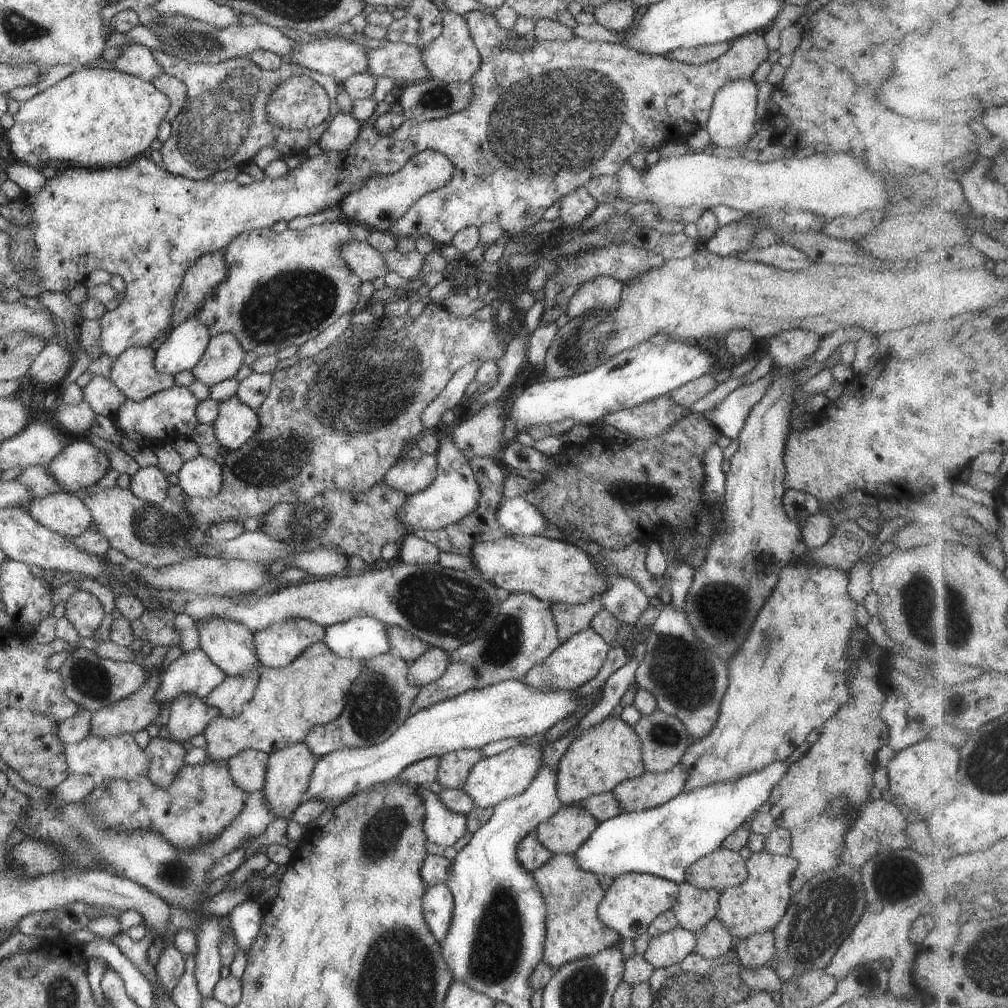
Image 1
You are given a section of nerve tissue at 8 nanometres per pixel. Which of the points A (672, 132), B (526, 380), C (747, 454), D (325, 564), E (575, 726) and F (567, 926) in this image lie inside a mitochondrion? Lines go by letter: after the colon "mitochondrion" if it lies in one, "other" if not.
A: other
B: other
C: other
D: other
E: other
F: other

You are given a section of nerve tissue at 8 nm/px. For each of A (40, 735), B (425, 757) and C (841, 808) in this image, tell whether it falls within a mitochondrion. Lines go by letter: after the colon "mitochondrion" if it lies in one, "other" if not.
A: mitochondrion
B: other
C: mitochondrion

